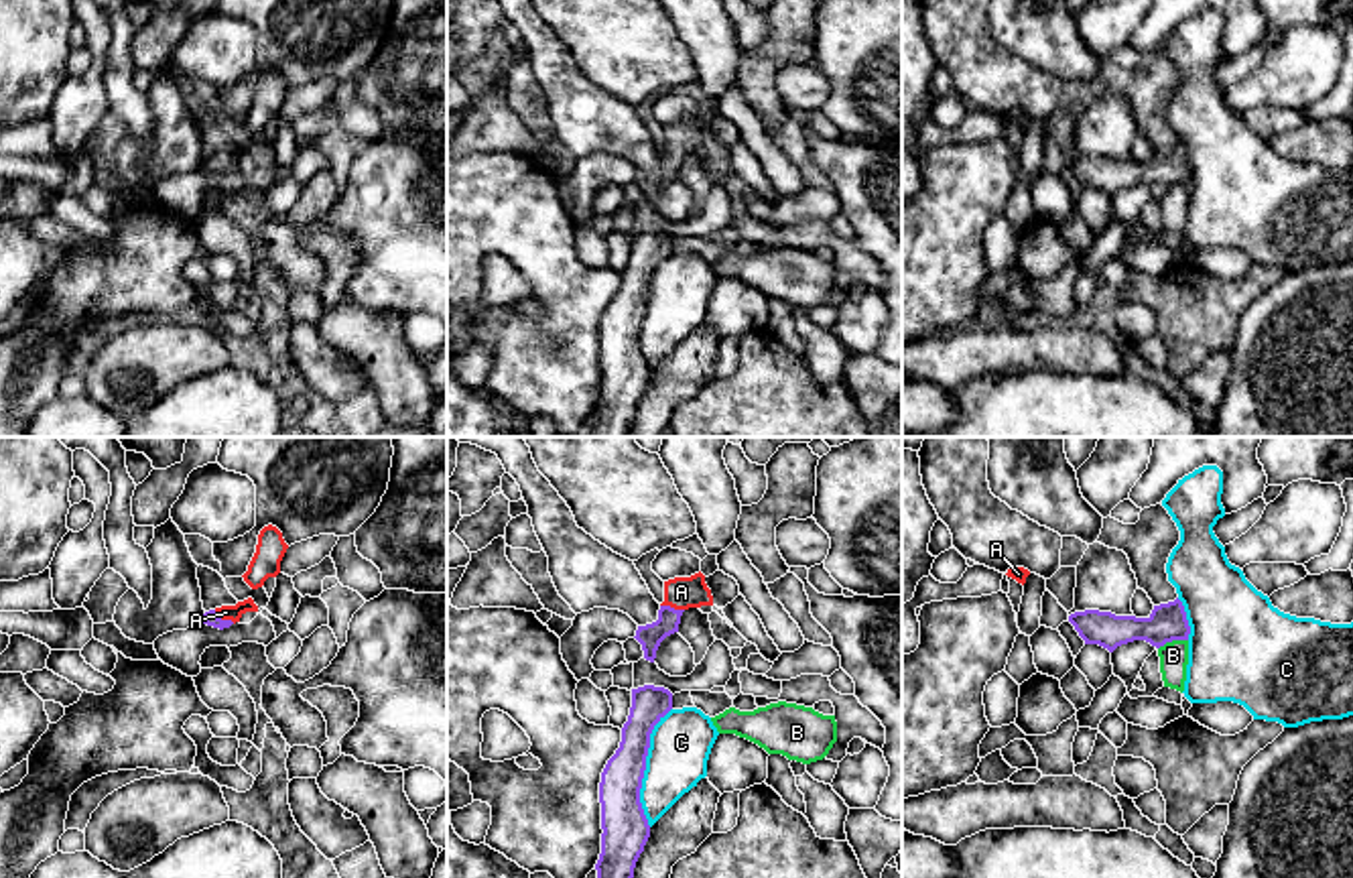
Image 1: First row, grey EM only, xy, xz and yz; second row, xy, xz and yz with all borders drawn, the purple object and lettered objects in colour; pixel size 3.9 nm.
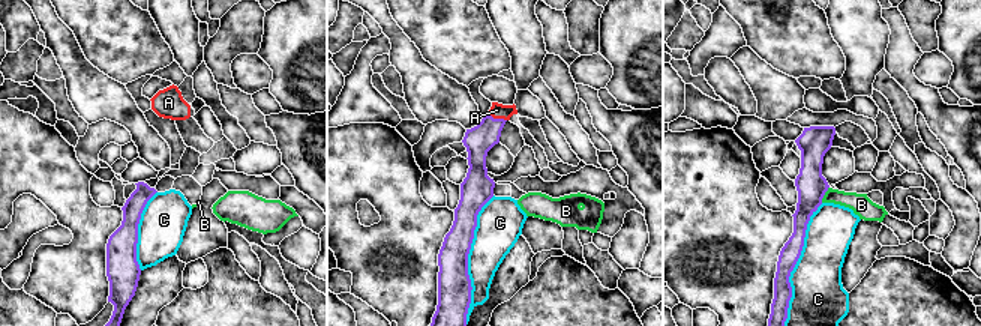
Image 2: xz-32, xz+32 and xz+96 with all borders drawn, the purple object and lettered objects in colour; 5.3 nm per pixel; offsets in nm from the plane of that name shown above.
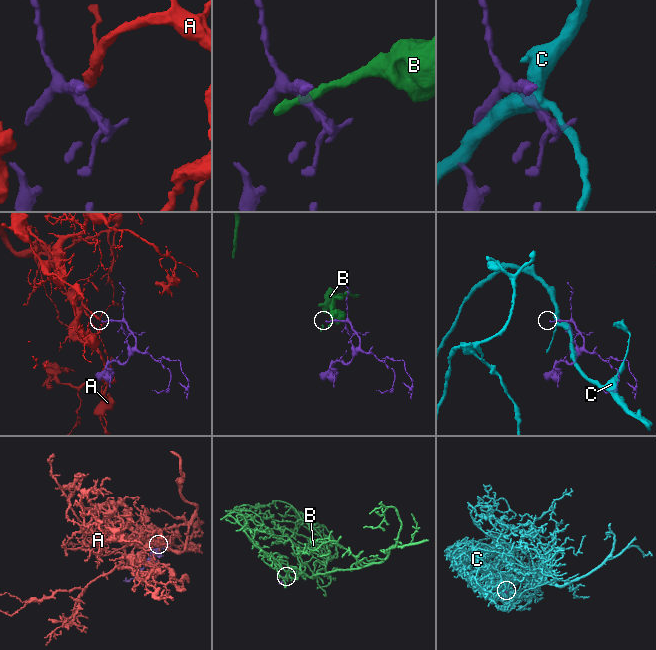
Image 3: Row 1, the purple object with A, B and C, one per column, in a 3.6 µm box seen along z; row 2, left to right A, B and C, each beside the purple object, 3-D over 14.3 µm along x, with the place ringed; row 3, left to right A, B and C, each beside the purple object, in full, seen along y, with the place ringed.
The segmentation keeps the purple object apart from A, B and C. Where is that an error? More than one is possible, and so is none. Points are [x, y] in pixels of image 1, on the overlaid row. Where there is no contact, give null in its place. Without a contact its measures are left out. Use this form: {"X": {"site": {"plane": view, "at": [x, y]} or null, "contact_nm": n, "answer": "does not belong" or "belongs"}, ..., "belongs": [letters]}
{"A": {"site": {"plane": "xy", "at": [224, 620]}, "contact_nm": 100, "answer": "belongs"}, "B": {"site": {"plane": "yz", "at": [1173, 639]}, "contact_nm": 130, "answer": "does not belong"}, "C": {"site": {"plane": "xz", "at": [645, 767]}, "contact_nm": 480, "answer": "does not belong"}, "belongs": ["A"]}

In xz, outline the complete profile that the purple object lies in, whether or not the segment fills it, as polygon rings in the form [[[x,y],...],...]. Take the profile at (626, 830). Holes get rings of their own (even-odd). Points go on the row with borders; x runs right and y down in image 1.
[[[644,685],[632,689],[632,707],[622,728],[622,742],[607,760],[601,782],[601,854],[597,878],[634,878],[634,868],[650,837],[650,825],[640,803],[650,734],[672,709],[672,693]]]

